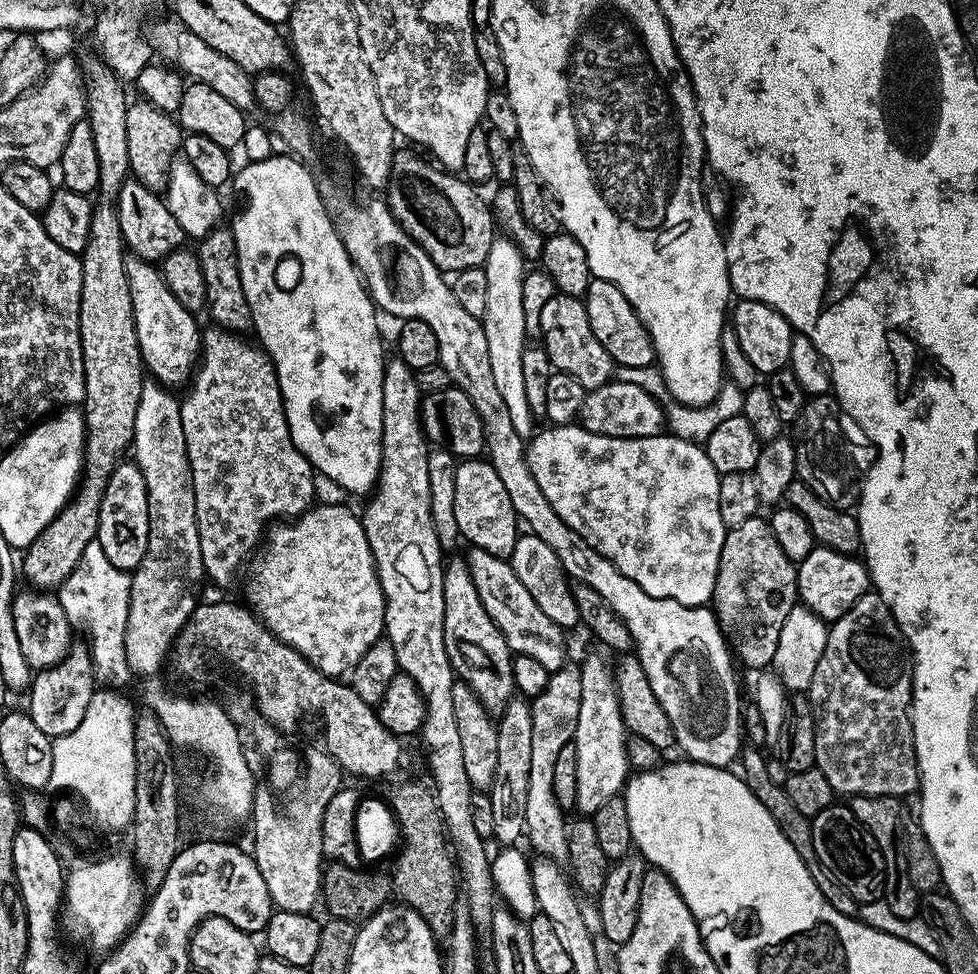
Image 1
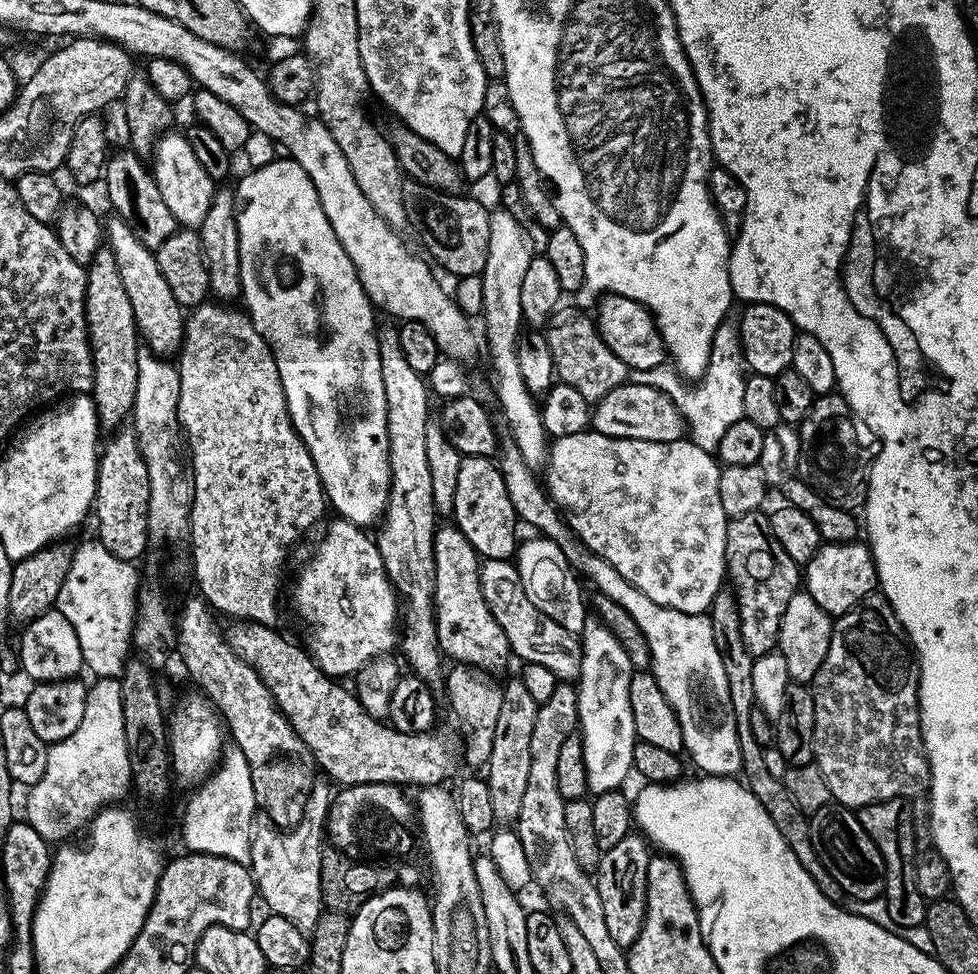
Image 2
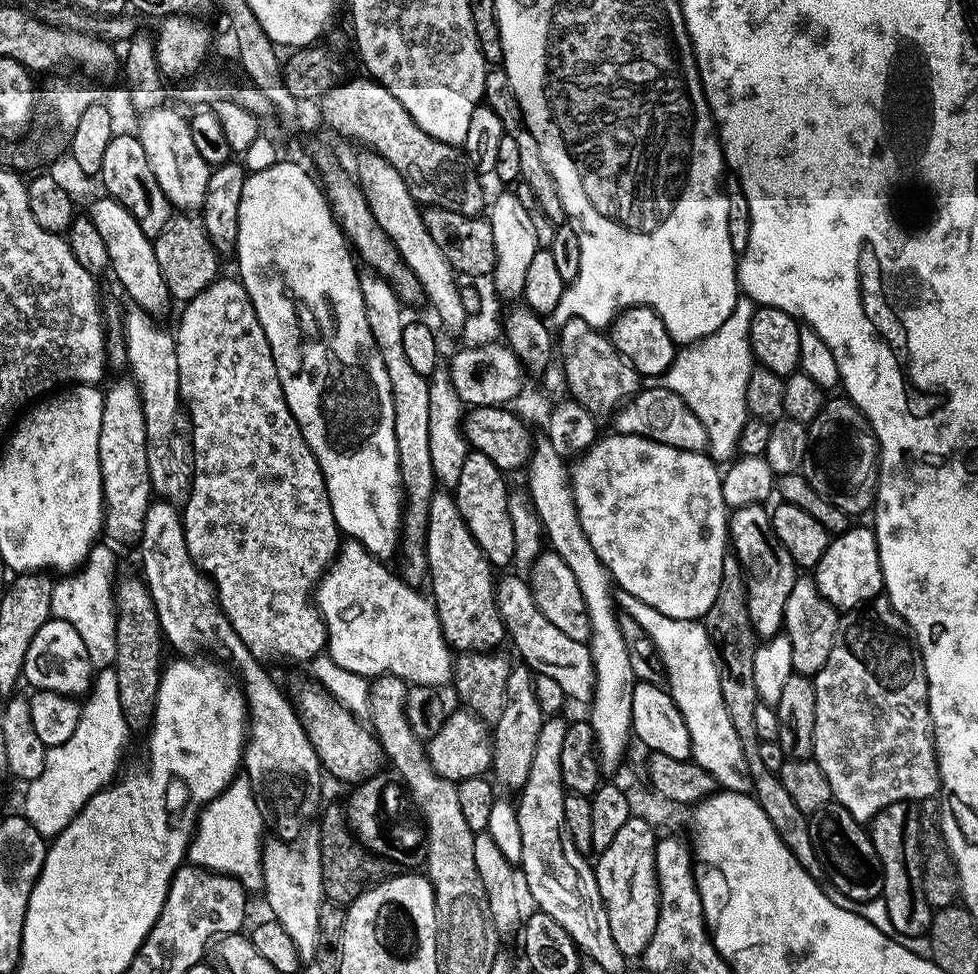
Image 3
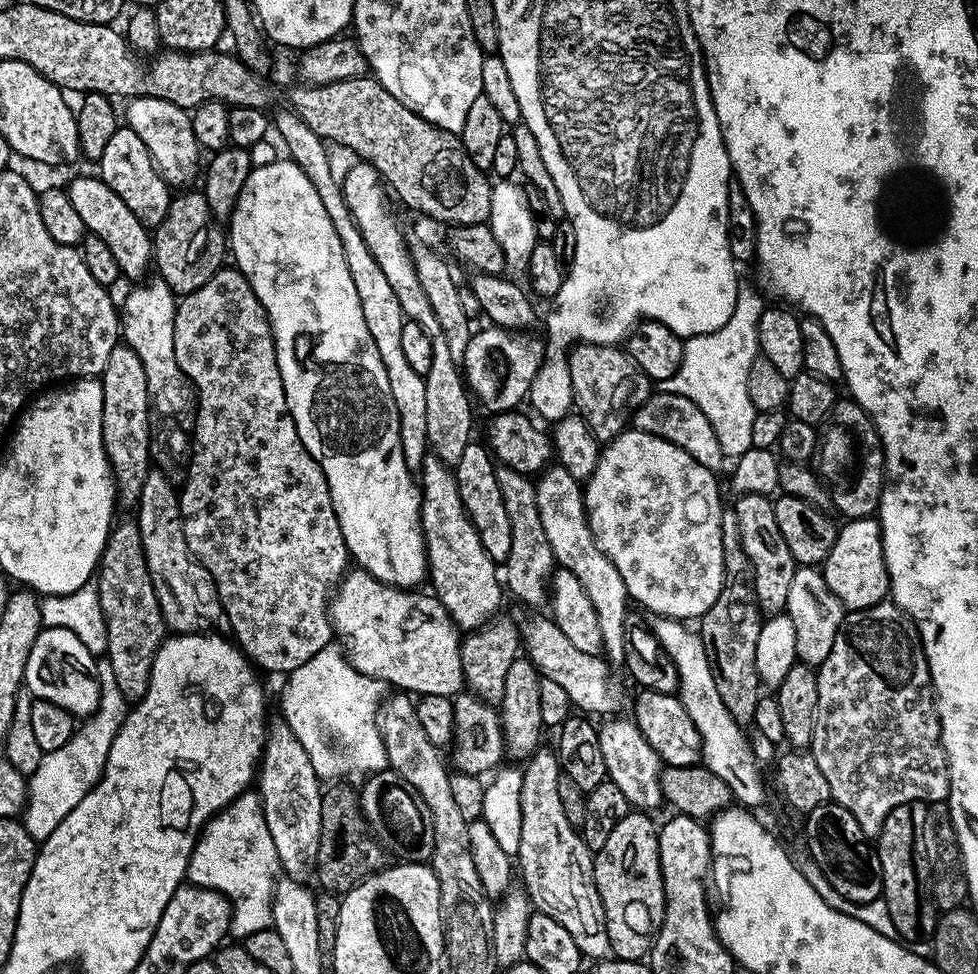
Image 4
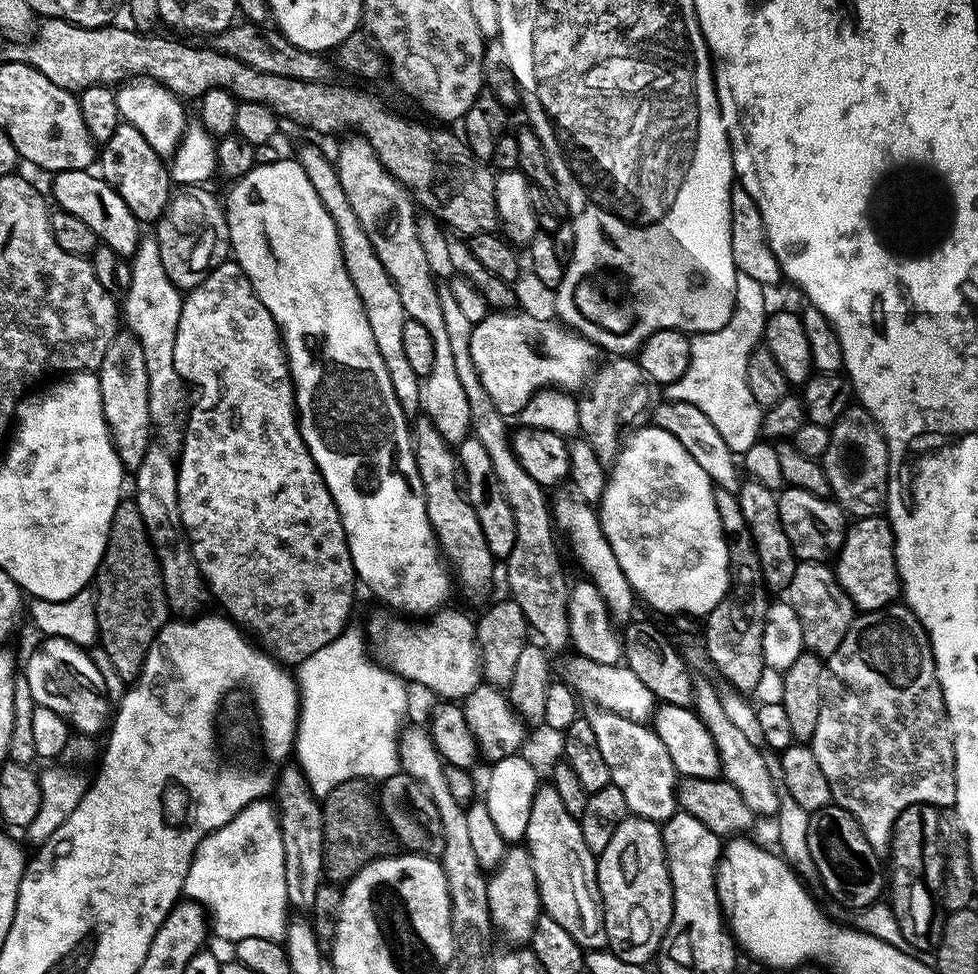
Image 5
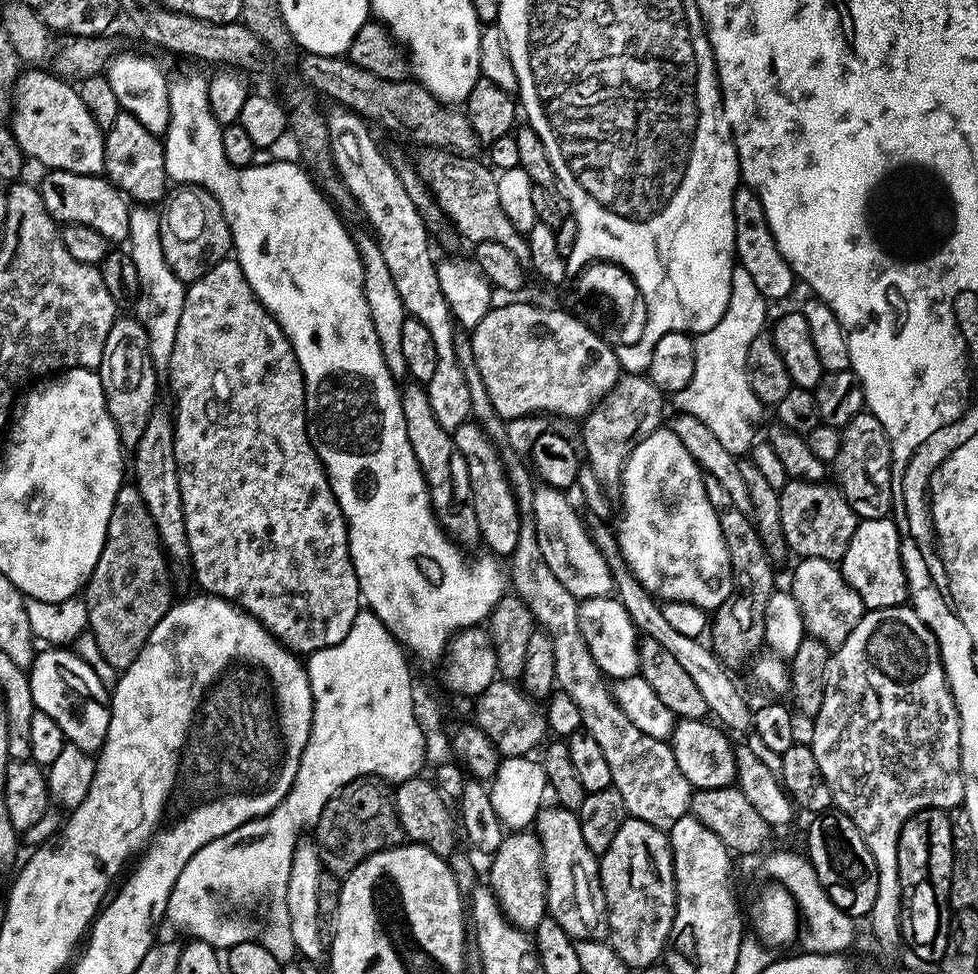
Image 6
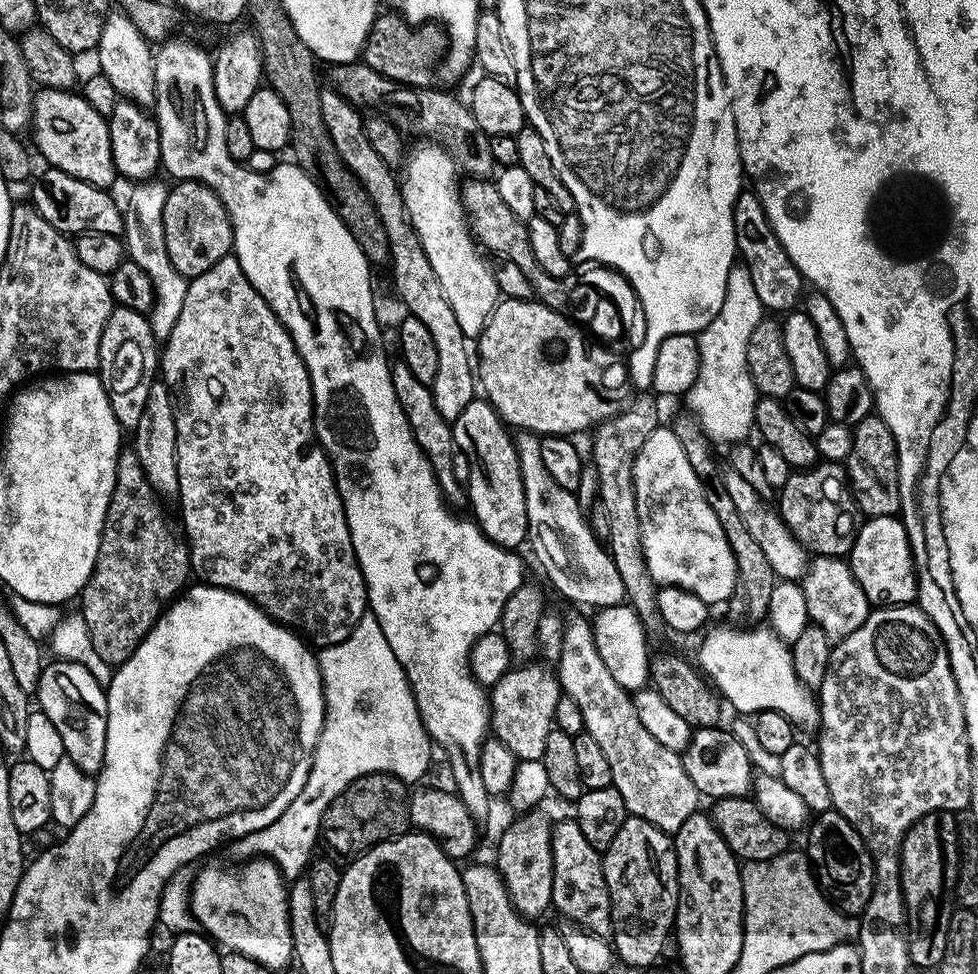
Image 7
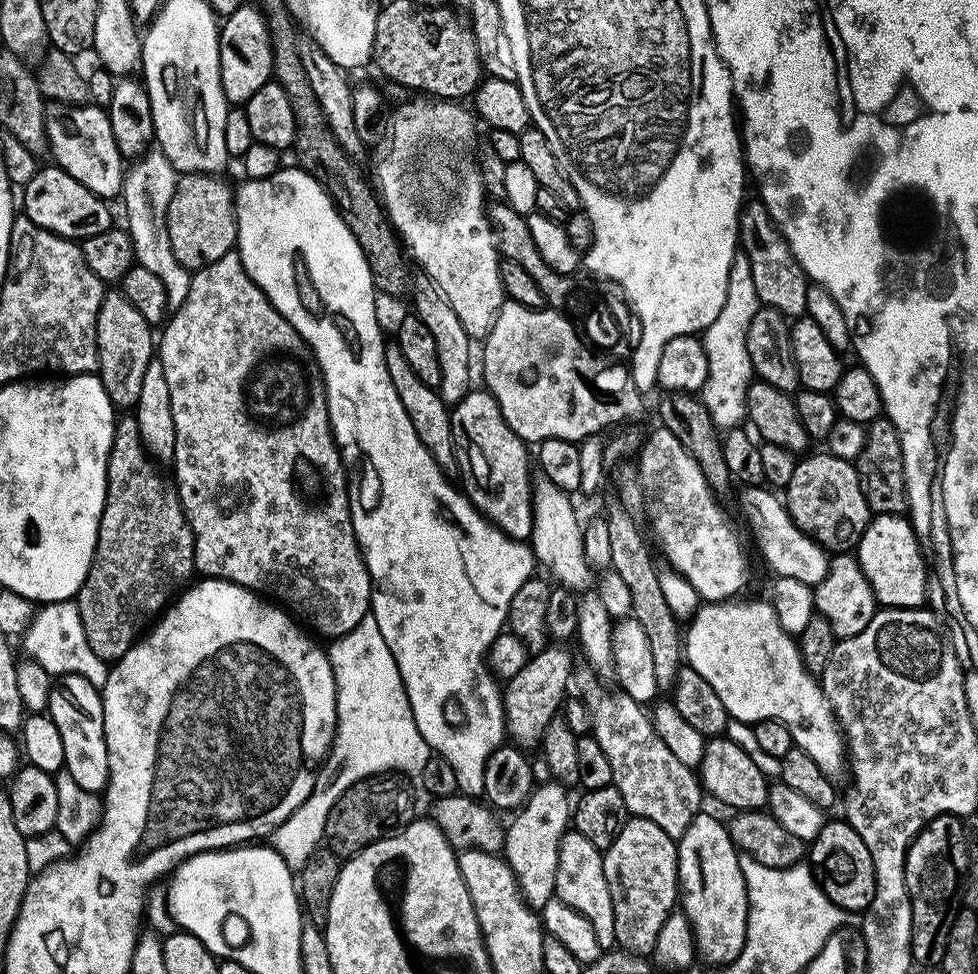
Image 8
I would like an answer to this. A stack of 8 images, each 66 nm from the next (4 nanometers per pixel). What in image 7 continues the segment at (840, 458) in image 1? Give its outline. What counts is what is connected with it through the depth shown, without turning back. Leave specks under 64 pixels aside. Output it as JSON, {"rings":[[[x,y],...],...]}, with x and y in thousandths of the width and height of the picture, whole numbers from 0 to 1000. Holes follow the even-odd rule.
{"rings":[[[895,425],[881,429],[871,439],[871,457],[865,473],[867,499],[884,531],[915,530],[920,524],[918,507],[918,462],[914,446],[902,428]]]}

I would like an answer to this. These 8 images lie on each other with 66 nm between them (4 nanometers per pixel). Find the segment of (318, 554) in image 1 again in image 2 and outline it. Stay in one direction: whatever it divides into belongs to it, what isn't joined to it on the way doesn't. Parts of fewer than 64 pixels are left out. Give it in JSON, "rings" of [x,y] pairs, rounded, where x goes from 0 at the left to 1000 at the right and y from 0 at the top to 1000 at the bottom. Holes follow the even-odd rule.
{"rings":[[[351,532],[340,533],[340,538],[331,546],[331,551],[327,554],[327,563],[333,567],[336,564],[335,571],[323,571],[319,575],[319,579],[315,579],[307,587],[307,592],[303,595],[303,609],[300,610],[299,616],[303,619],[303,624],[307,627],[309,636],[315,640],[316,657],[313,658],[314,664],[317,666],[317,672],[323,679],[323,683],[329,689],[340,696],[359,695],[370,684],[374,684],[374,680],[378,680],[384,674],[392,674],[400,670],[401,664],[407,661],[407,609],[401,602],[401,597],[397,594],[393,578],[391,577],[391,569],[384,564],[384,555],[379,549],[375,550],[373,543],[366,538],[360,538],[357,534]]]}

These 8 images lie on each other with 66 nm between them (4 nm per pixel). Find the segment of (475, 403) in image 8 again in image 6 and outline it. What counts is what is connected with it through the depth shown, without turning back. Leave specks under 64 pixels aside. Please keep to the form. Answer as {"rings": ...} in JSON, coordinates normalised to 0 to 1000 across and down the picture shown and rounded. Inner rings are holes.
{"rings":[[[480,433],[468,437],[464,445],[464,455],[469,471],[474,471],[474,480],[479,484],[479,501],[483,504],[481,516],[485,529],[489,531],[489,544],[496,563],[508,573],[522,572],[526,561],[530,561],[532,543],[532,525],[528,518],[528,508],[524,506],[524,497],[519,493],[516,469],[511,469],[508,453],[502,452],[492,435]]]}

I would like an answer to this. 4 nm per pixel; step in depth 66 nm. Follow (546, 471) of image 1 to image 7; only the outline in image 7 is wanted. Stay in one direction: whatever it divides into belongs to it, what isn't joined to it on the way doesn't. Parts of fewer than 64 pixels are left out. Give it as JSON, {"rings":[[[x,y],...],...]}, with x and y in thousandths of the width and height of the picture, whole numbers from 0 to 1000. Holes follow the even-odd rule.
{"rings":[[[673,437],[661,454],[656,454],[656,462],[652,462],[648,474],[648,507],[652,520],[652,536],[656,565],[661,573],[661,585],[665,585],[665,593],[669,593],[672,602],[706,606],[706,610],[714,610],[718,618],[725,622],[739,621],[748,615],[753,604],[753,578],[751,569],[742,556],[742,548],[738,548],[738,540],[730,524],[726,524],[726,515],[722,515],[720,499],[710,487],[701,463],[688,446],[686,438]]]}

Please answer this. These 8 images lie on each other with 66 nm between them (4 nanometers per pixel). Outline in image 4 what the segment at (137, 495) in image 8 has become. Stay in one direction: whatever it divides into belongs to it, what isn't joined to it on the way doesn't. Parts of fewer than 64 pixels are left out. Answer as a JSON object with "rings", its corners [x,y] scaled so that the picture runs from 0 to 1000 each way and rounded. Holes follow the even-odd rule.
{"rings":[[[131,532],[124,538],[123,535],[116,537],[106,568],[102,571],[97,599],[107,632],[110,656],[108,677],[112,684],[117,684],[117,700],[121,700],[121,708],[128,720],[141,720],[153,704],[157,676],[170,655],[170,644],[166,626],[162,622],[162,610],[149,581],[145,548],[138,533]]]}

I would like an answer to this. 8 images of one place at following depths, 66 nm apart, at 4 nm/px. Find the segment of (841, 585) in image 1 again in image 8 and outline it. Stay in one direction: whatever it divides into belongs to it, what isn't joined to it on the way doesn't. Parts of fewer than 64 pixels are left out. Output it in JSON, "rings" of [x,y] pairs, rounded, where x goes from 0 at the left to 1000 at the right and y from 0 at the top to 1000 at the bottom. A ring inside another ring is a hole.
{"rings":[[[893,529],[873,564],[873,570],[881,589],[885,589],[885,598],[890,598],[894,606],[897,621],[906,624],[946,623],[950,615],[951,583],[945,580],[944,566],[942,551],[927,529]]]}

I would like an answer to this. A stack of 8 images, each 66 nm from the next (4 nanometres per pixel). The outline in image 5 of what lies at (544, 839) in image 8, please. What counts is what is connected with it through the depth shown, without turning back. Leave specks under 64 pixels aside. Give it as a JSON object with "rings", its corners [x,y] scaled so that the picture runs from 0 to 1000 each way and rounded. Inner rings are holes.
{"rings":[[[516,870],[515,880],[511,888],[502,892],[498,900],[499,906],[499,933],[503,944],[504,954],[515,956],[520,970],[536,971],[541,968],[546,959],[546,951],[554,939],[550,901],[546,901],[546,889],[539,870]]]}

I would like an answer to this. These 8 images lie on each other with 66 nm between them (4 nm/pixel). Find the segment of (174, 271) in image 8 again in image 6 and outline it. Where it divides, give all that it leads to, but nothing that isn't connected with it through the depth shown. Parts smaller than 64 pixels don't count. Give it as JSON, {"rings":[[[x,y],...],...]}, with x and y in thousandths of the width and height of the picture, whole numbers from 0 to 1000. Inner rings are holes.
{"rings":[[[139,211],[131,219],[133,236],[129,247],[129,258],[135,264],[137,274],[141,276],[143,305],[137,313],[137,323],[143,334],[151,340],[153,368],[161,383],[171,383],[174,376],[174,363],[178,363],[178,347],[182,339],[182,326],[186,326],[188,317],[189,289],[182,286],[178,277],[166,261],[164,247],[164,218],[155,211]]]}

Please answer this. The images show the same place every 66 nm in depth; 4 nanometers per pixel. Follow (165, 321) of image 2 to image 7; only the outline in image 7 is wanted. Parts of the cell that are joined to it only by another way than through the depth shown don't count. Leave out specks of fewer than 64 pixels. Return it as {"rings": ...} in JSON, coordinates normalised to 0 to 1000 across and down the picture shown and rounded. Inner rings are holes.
{"rings":[[[49,170],[36,182],[37,190],[33,193],[31,208],[34,214],[51,228],[59,237],[66,240],[78,240],[90,235],[104,240],[123,242],[127,236],[127,218],[119,210],[119,205],[113,196],[97,193],[94,189],[84,187],[72,179],[61,177]]]}

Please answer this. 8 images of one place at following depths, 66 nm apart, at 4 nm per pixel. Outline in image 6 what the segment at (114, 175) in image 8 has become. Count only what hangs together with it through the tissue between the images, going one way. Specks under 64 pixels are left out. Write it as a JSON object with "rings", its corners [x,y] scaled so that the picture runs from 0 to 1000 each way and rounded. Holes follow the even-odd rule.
{"rings":[[[25,72],[16,82],[12,100],[10,130],[26,161],[37,162],[42,170],[59,177],[75,177],[85,181],[101,181],[106,175],[106,136],[92,121],[92,113],[84,106],[81,93],[69,81],[49,72]]]}

